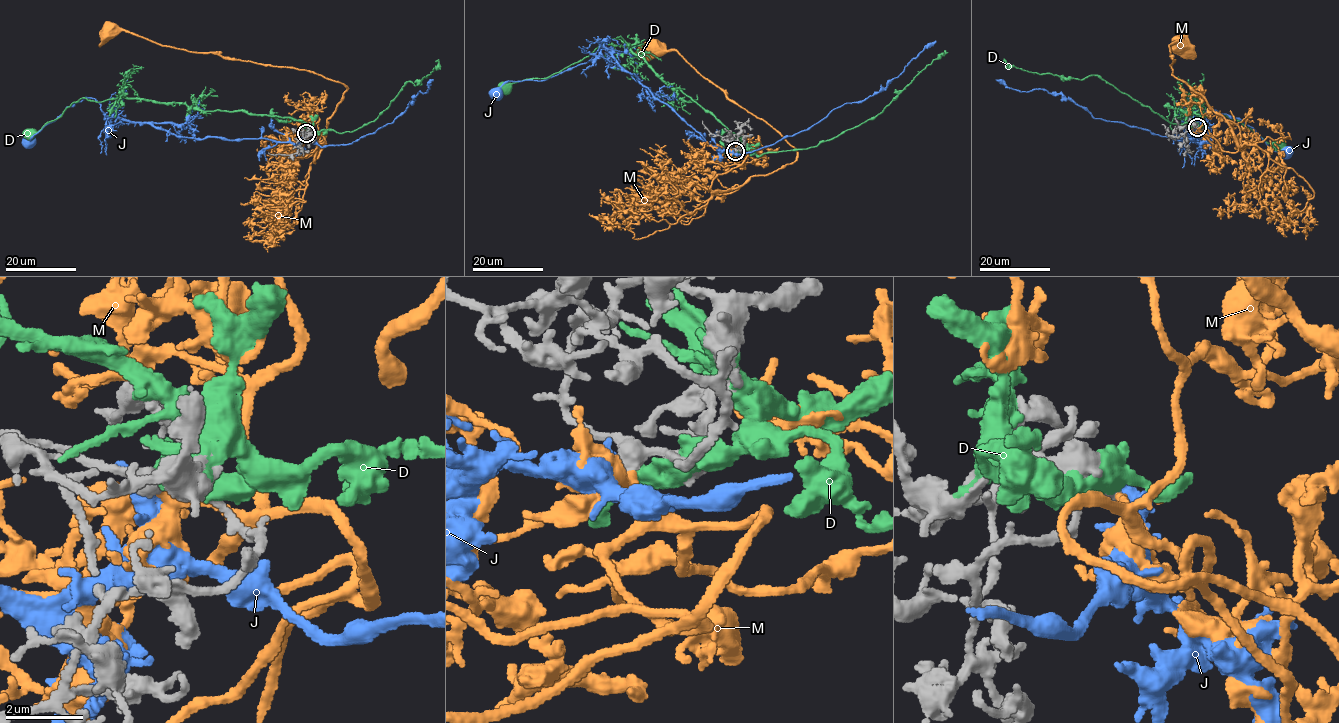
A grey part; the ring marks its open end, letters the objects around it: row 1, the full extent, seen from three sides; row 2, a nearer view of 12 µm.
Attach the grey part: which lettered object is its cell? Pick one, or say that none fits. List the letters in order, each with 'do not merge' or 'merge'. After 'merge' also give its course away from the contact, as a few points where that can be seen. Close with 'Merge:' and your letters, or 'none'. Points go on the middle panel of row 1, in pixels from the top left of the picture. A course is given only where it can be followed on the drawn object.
D: do not merge
J: do not merge
M: merge; it runs (735, 151), (738, 166), (716, 176), (711, 190), (766, 176), (797, 152), (676, 50), (655, 49)
Merge: M

